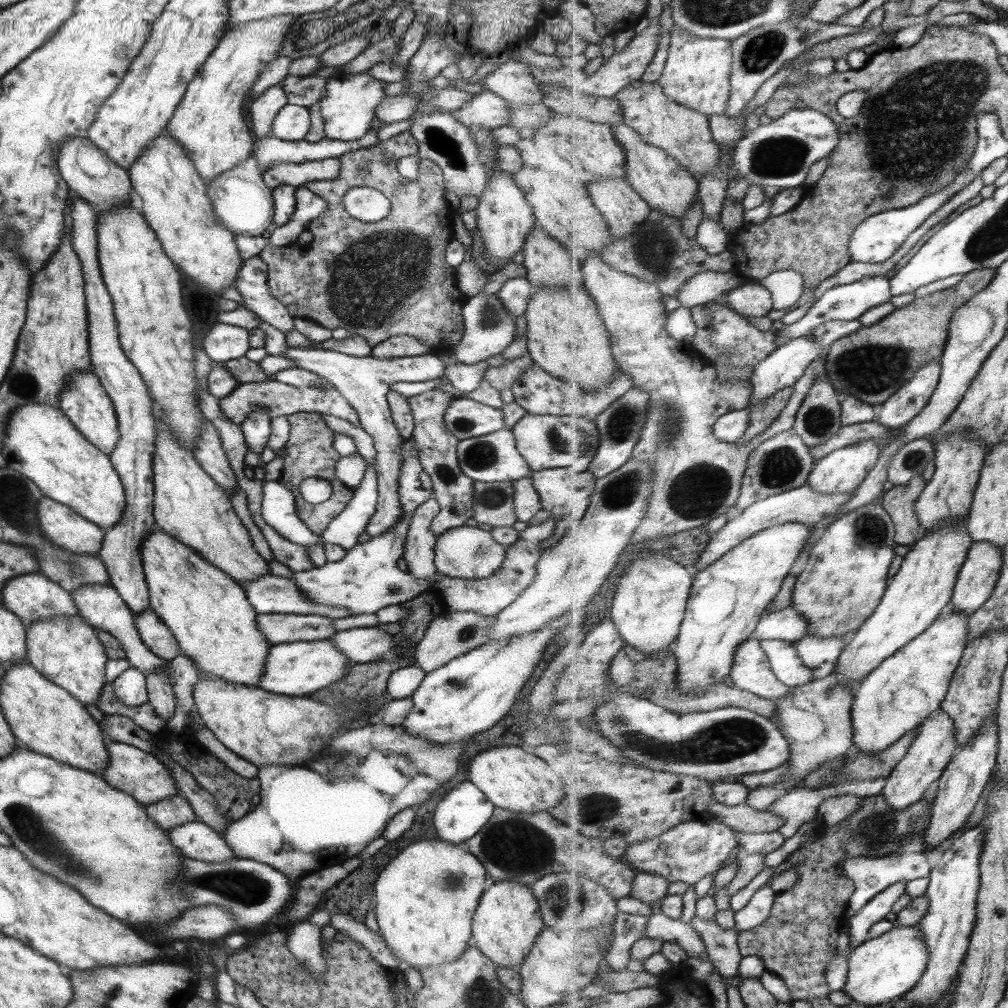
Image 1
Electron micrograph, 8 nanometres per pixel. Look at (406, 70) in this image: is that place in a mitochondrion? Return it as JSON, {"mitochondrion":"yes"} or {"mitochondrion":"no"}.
{"mitochondrion":"no"}

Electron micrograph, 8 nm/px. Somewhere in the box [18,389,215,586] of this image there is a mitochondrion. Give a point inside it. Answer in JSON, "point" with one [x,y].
{"point":[72,569]}

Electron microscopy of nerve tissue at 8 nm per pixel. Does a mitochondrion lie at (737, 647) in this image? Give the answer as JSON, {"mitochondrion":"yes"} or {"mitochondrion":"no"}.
{"mitochondrion":"no"}

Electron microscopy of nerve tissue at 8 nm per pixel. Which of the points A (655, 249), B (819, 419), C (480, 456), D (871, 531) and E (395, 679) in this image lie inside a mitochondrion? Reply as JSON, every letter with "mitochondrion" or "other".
{"A":"mitochondrion","B":"mitochondrion","C":"mitochondrion","D":"mitochondrion","E":"other"}

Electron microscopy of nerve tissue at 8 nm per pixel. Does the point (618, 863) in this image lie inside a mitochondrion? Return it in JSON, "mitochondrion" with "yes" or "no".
{"mitochondrion":"no"}

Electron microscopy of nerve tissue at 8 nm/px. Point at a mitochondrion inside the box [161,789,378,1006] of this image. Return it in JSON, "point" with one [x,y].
{"point":[244,887]}

